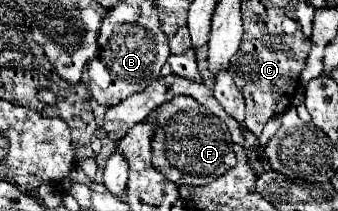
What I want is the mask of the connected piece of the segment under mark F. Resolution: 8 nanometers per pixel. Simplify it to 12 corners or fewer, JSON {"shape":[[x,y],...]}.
{"shape":[[189,95],[157,109],[153,165],[177,185],[235,167],[229,129]]}

